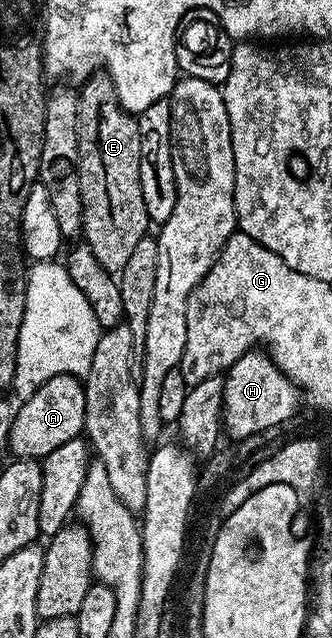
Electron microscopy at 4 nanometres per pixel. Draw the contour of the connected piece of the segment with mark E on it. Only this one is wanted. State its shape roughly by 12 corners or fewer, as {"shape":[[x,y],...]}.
{"shape":[[103,70],[78,94],[82,239],[118,273],[150,228],[140,124]]}

